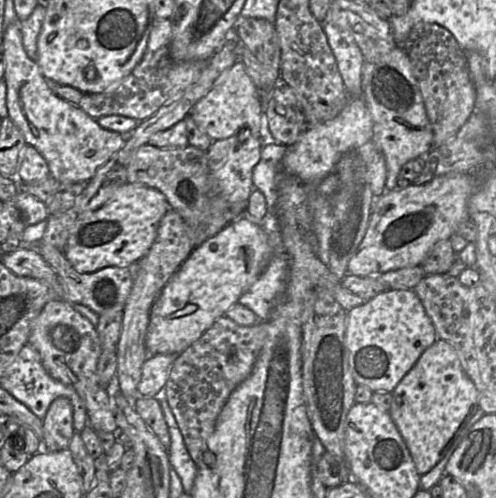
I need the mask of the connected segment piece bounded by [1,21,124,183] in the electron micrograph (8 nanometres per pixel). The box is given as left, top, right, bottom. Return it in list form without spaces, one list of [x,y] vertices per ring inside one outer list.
[[[19,21],[5,27],[1,53],[4,58],[8,117],[20,129],[26,144],[33,146],[44,157],[50,176],[63,183],[87,183],[96,171],[123,147],[124,136],[116,131],[102,128],[97,119],[89,116],[79,105],[61,99],[50,89],[38,63],[31,60],[24,49]]]

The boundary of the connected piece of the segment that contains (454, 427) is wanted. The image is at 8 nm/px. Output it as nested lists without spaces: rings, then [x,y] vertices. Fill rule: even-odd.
[[[437,339],[392,392],[389,414],[400,432],[421,476],[429,472],[461,437],[479,409],[478,390],[453,345]]]

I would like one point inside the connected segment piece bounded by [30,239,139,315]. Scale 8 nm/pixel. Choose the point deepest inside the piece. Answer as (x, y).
(104, 291)

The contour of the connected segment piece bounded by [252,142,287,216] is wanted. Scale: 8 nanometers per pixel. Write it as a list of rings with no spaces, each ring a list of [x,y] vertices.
[[[278,142],[264,145],[260,159],[255,165],[252,174],[254,188],[263,193],[267,202],[268,212],[274,216],[278,184],[285,174],[282,160],[286,148],[286,145]]]

